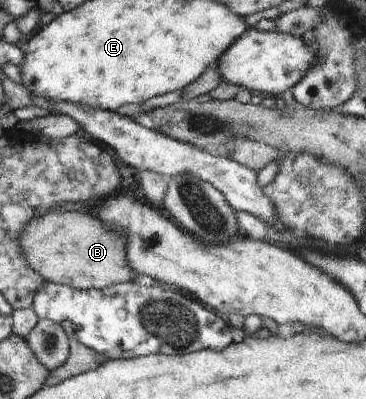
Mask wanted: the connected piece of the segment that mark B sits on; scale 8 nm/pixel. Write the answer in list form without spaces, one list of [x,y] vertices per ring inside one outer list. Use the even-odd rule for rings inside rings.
[[[68,210],[52,212],[48,218],[42,216],[40,222],[20,238],[20,248],[28,266],[37,270],[44,280],[78,290],[102,289],[134,281],[137,276],[126,258],[126,234],[110,232],[104,222],[88,212]]]

